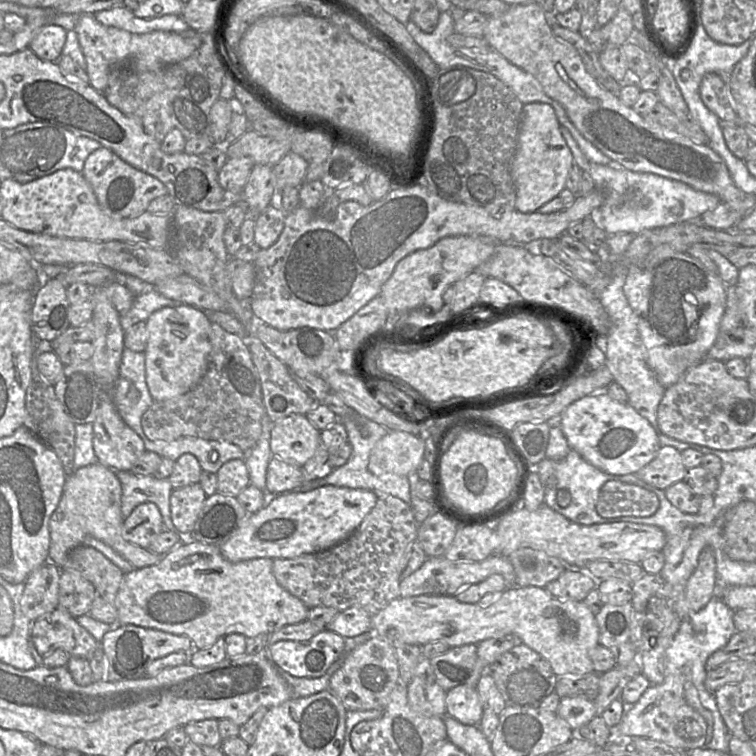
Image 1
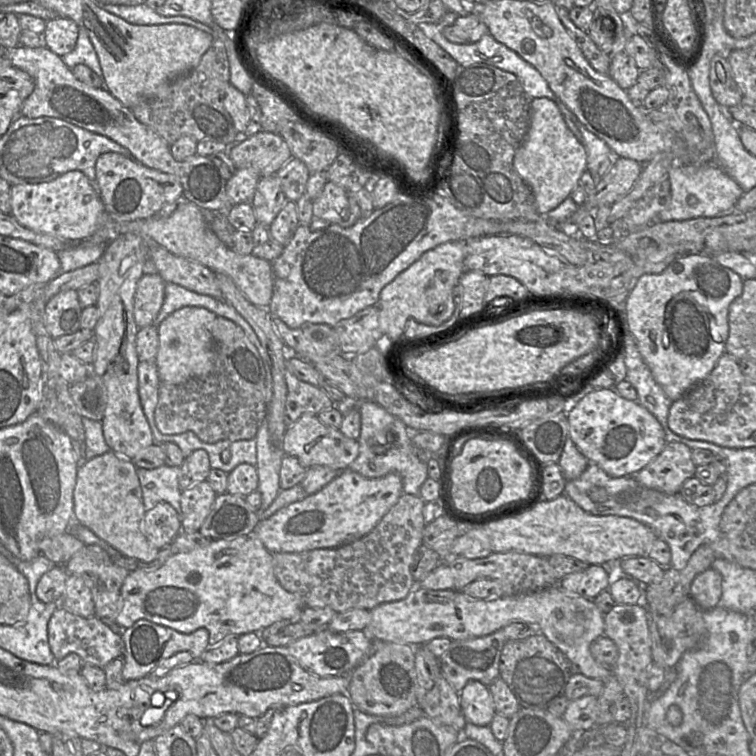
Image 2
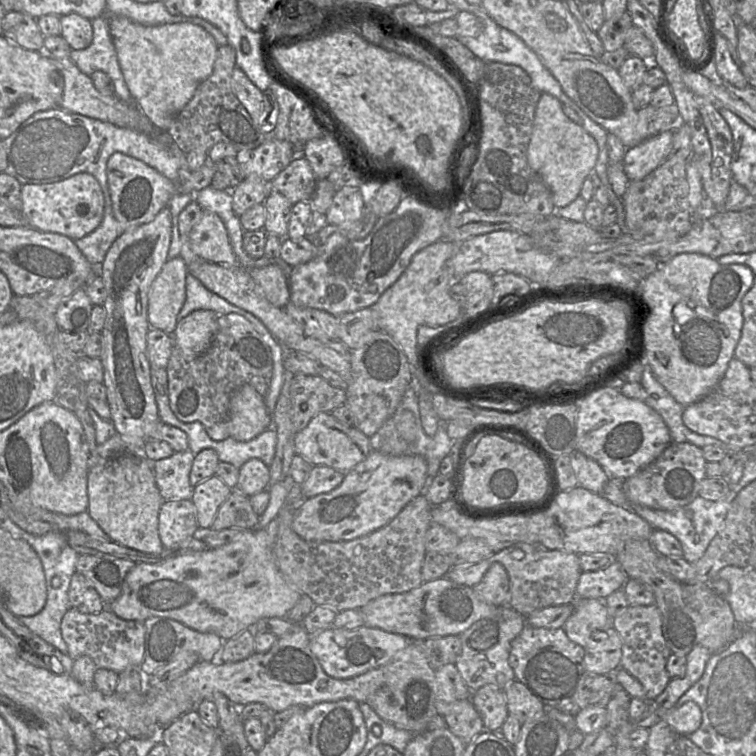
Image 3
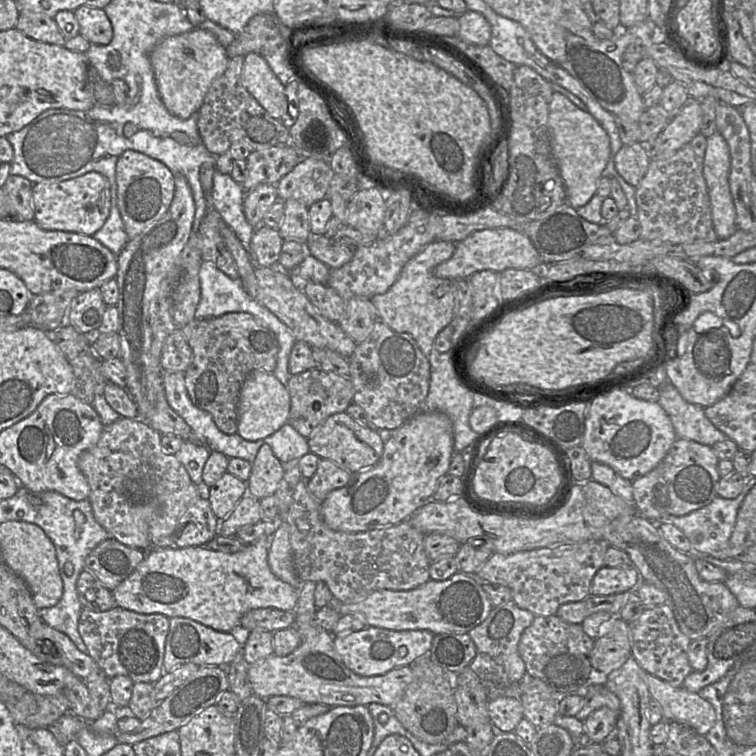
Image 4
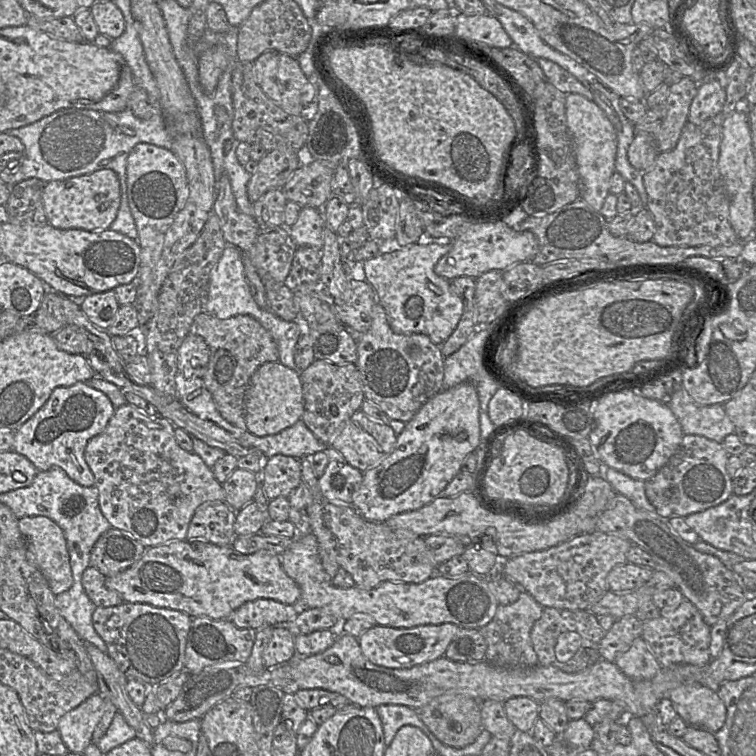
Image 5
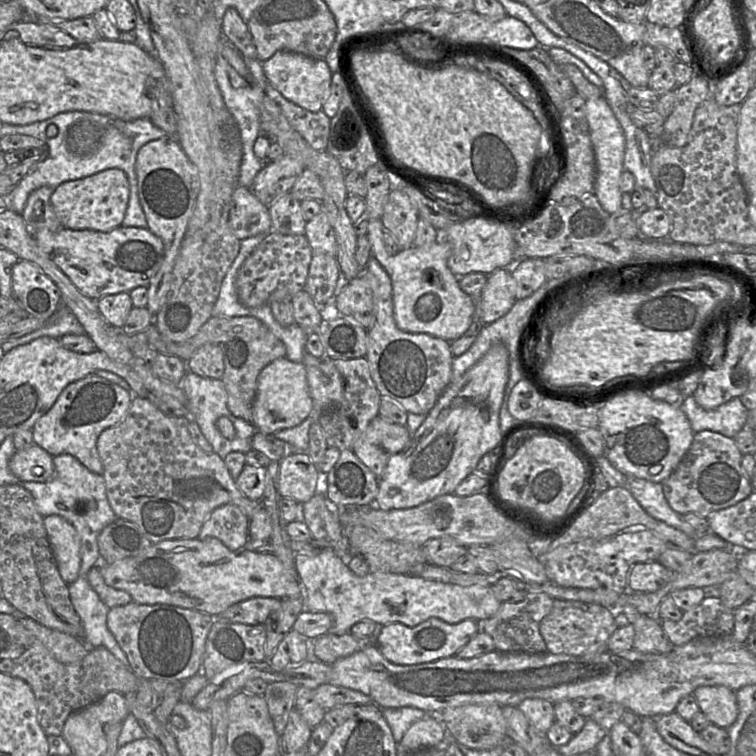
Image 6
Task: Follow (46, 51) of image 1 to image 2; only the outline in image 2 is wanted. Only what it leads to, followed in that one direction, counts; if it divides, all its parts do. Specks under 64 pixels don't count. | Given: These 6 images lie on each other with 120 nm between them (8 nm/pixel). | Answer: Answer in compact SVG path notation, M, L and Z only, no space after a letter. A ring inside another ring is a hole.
M58 15L46 24L44 46L60 57L70 53L76 46L79 26L70 18Z

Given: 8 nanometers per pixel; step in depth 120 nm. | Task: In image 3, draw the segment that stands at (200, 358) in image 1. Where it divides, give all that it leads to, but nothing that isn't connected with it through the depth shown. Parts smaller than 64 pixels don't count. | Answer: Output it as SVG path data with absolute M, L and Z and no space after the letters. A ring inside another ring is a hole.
M195 310L180 319L172 334L175 349L191 361L210 347L217 330L218 315L210 310Z

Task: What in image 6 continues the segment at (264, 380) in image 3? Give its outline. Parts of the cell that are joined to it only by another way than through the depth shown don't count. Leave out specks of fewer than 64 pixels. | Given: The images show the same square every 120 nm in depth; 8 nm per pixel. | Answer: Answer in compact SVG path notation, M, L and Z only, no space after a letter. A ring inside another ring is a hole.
M212 316L194 337L180 343L163 336L153 324L135 334L119 332L119 340L130 351L151 348L160 354L178 356L185 361L206 344L221 346L224 353L224 373L221 380L227 392L227 407L233 416L251 423L260 372L274 360L286 357L285 344L262 321L251 316L233 318Z

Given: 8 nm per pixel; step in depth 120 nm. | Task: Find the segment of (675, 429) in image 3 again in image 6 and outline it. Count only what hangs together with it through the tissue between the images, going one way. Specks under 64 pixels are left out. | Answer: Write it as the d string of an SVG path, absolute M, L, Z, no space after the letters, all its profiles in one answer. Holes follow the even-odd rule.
M687 396L680 408L687 416L694 434L710 430L729 438L734 438L745 427L749 413L740 398L733 398L708 410L700 407L693 396Z

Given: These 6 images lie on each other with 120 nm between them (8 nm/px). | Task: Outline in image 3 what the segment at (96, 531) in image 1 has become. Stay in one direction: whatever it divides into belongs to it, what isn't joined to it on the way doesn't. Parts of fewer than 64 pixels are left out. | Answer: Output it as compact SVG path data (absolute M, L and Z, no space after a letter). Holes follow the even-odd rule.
M123 454L91 467L87 512L110 540L142 553L159 554L164 550L158 531L159 511L165 500L155 484L152 463L143 455Z

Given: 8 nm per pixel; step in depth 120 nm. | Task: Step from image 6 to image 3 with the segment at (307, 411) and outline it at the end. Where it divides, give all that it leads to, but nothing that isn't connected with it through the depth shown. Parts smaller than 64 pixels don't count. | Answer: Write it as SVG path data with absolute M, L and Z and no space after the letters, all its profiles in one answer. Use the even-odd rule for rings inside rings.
M250 384L241 386L229 404L229 432L238 441L250 441L272 425L265 398Z

